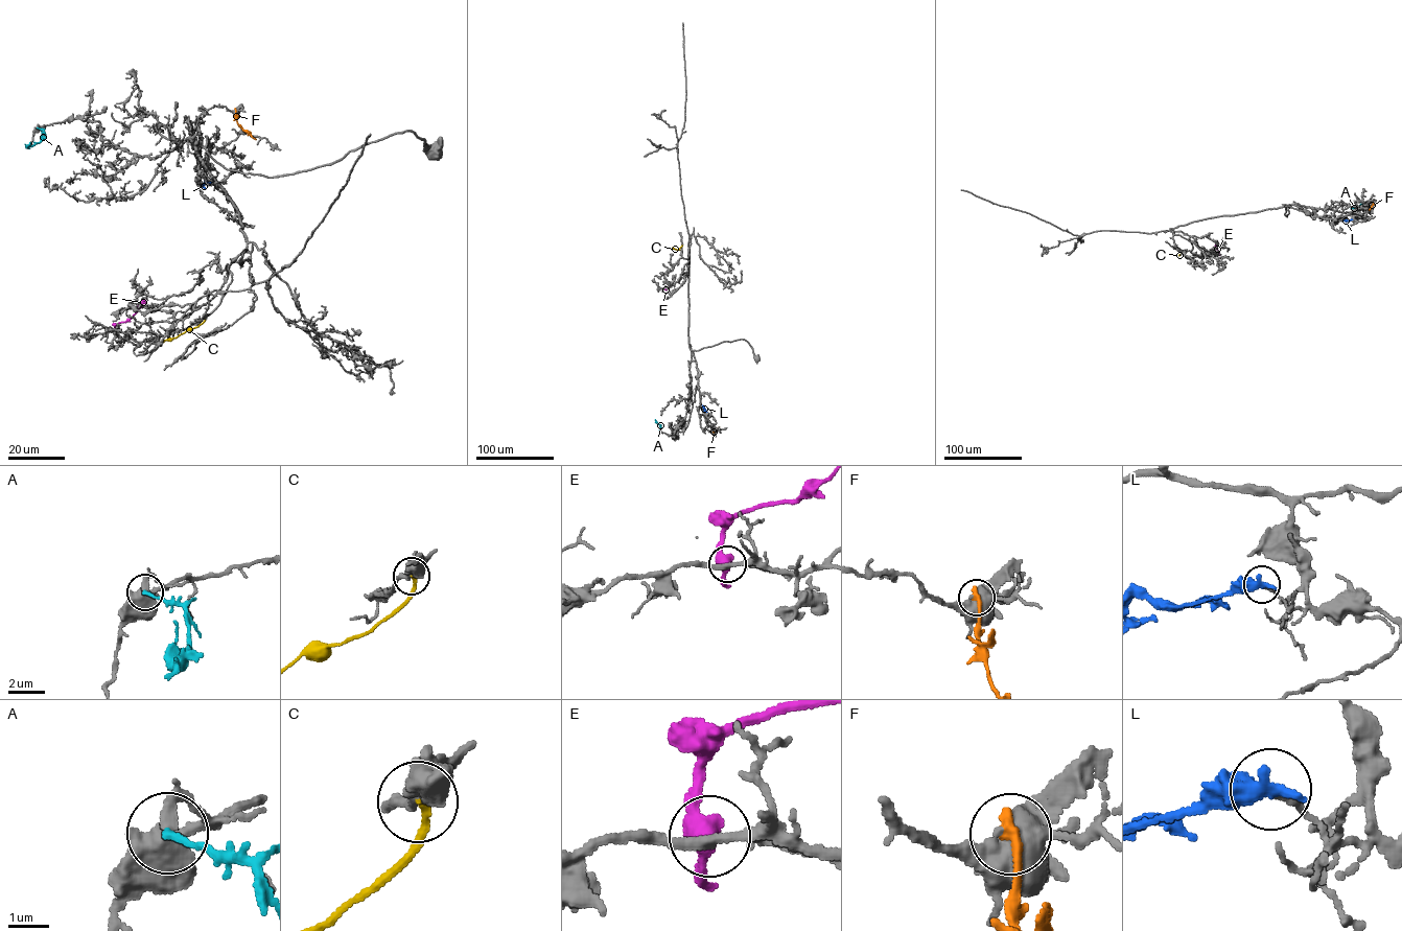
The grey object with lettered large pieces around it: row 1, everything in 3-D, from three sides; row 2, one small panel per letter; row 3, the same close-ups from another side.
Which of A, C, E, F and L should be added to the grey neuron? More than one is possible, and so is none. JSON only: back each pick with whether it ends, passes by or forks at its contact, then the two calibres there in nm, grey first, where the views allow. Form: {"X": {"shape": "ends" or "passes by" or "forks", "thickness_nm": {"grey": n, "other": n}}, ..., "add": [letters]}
{"A": {"shape": "ends", "thickness_nm": {"grey": 240, "other": 170}}, "add": ["A"]}

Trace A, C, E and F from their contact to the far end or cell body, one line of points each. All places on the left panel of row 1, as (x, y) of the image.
A: (37, 127), (43, 131), (43, 137), (26, 148)
C: (204, 318), (201, 324), (161, 342)
E: (115, 331), (116, 325), (133, 316), (144, 299)
F: (235, 110), (238, 124), (256, 139)

